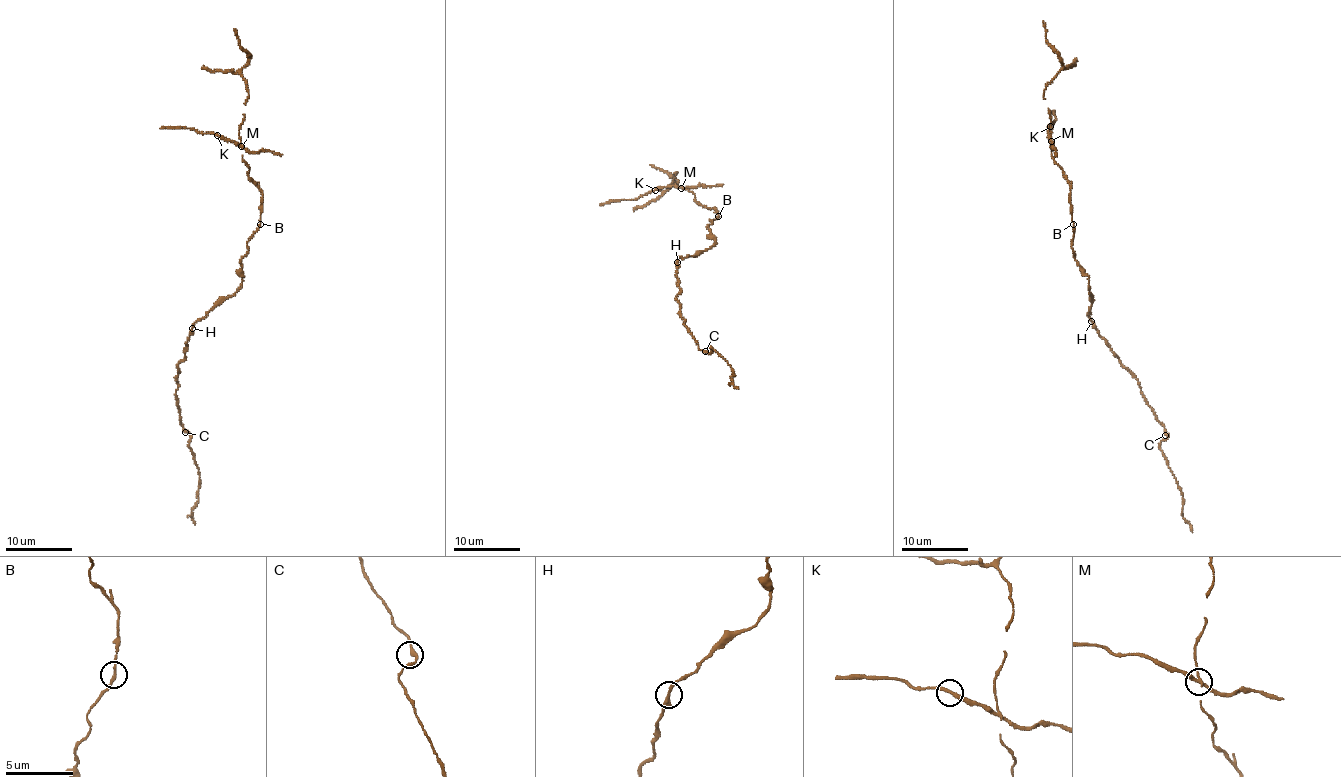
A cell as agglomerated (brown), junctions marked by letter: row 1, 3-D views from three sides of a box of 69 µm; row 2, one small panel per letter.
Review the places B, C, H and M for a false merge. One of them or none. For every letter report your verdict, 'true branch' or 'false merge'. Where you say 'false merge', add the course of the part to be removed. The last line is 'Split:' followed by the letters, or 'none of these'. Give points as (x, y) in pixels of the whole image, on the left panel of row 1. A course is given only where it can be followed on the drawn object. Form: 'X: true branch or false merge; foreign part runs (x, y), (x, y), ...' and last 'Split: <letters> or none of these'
B: true branch
C: true branch
H: true branch
M: false merge; foreign part runs (240, 147), (213, 133), (160, 128)
Split: M

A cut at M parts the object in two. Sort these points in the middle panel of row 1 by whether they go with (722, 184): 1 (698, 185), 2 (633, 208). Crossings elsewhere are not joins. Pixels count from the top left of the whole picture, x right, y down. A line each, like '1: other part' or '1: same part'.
1: same part
2: other part

